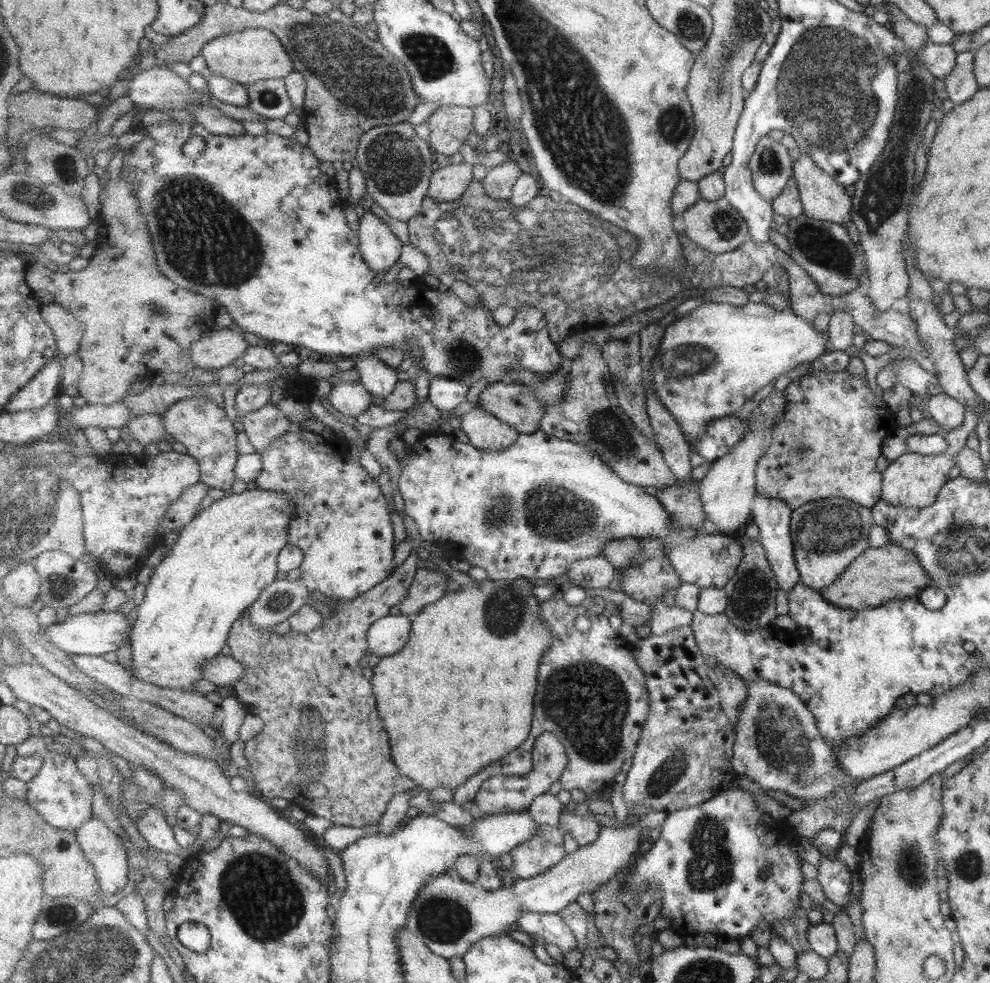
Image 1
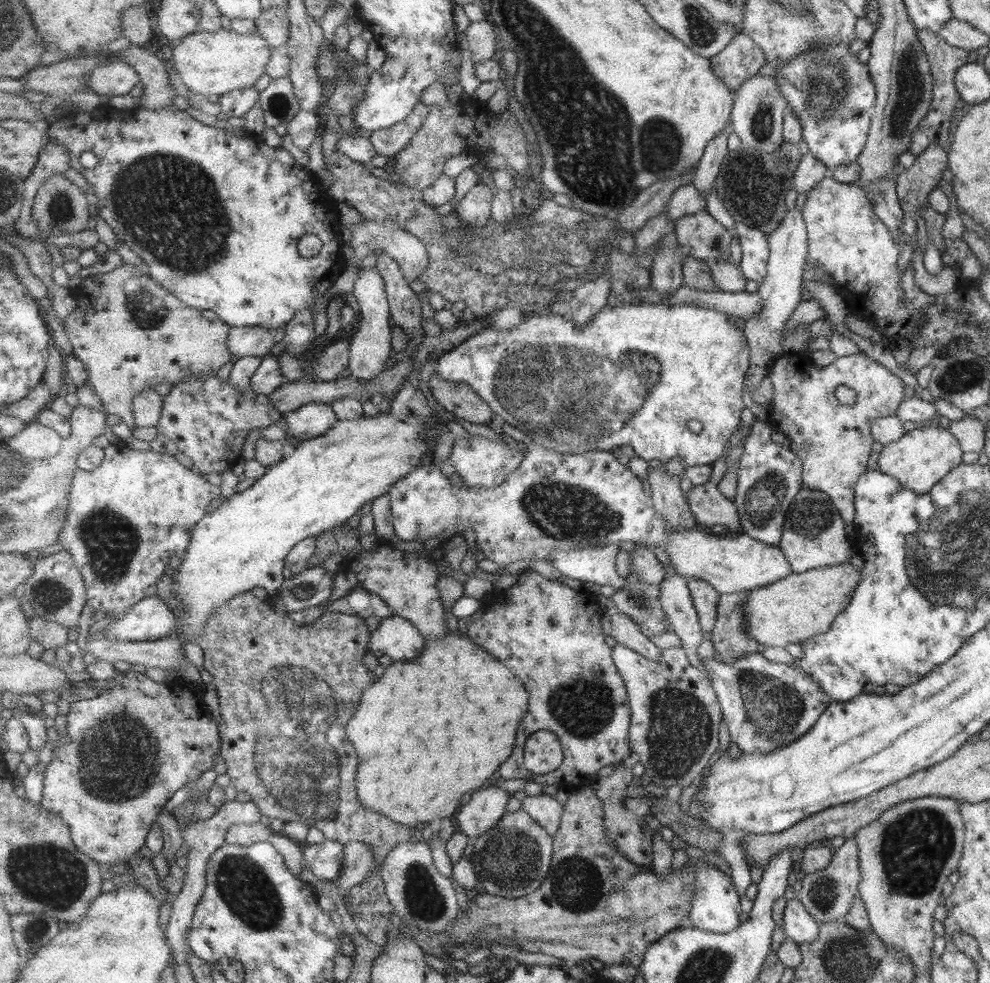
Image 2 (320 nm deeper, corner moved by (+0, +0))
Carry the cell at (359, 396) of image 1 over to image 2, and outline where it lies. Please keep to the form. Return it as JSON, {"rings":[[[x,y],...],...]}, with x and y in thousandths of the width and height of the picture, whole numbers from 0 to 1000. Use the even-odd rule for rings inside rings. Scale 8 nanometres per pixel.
{"rings":[[[314,410],[288,421],[291,443],[287,451],[291,454],[296,448],[302,450],[328,442],[339,431],[340,420],[335,411]]]}

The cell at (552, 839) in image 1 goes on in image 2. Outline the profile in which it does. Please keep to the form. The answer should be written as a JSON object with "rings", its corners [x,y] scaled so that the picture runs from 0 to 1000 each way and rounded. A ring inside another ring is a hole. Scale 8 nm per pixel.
{"rings":[[[529,823],[512,827],[479,859],[476,876],[485,891],[484,905],[510,914],[526,914],[549,900],[558,885],[560,851]]]}

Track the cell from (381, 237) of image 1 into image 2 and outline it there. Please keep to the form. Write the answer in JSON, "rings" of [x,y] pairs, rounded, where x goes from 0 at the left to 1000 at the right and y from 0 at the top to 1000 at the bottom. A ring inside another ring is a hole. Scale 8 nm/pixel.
{"rings":[[[381,273],[364,274],[359,287],[357,301],[362,307],[363,319],[366,321],[364,333],[354,347],[354,372],[355,378],[365,387],[375,387],[387,379],[391,366],[395,362],[396,351],[396,319],[389,284]]]}

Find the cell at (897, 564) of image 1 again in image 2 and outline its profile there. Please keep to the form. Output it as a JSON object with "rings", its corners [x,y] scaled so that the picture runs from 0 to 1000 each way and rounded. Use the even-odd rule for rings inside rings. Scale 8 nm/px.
{"rings":[[[857,572],[843,576],[831,576],[815,580],[810,583],[798,582],[795,587],[780,592],[767,599],[761,599],[752,612],[752,641],[756,647],[762,649],[769,657],[790,657],[795,655],[808,655],[822,645],[831,645],[839,635],[845,624],[849,624],[858,612],[860,603],[869,591],[867,580]]]}

